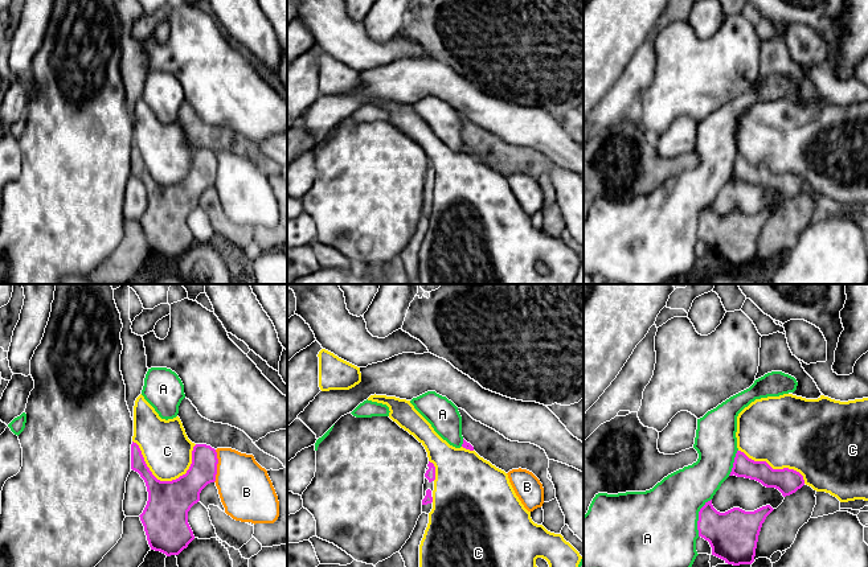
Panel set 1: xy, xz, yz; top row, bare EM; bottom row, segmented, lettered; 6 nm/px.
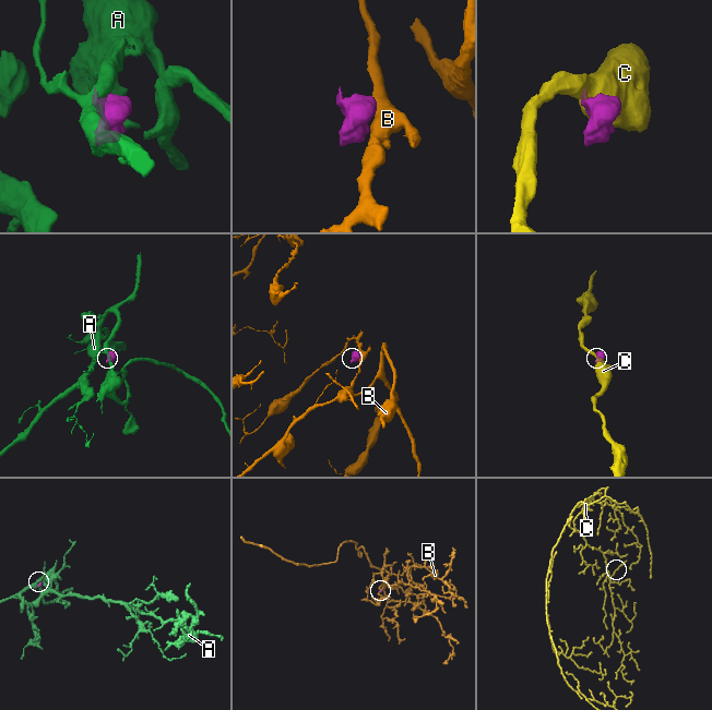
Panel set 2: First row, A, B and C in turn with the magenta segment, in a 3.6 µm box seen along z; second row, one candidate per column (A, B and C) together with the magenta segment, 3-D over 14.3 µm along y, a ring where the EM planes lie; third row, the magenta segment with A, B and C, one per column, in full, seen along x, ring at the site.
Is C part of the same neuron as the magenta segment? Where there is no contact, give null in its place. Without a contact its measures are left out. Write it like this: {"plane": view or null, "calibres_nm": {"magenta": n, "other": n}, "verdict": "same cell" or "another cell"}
{"plane": "xy", "calibres_nm": {"magenta": 280, "other": 300}, "verdict": "another cell"}

